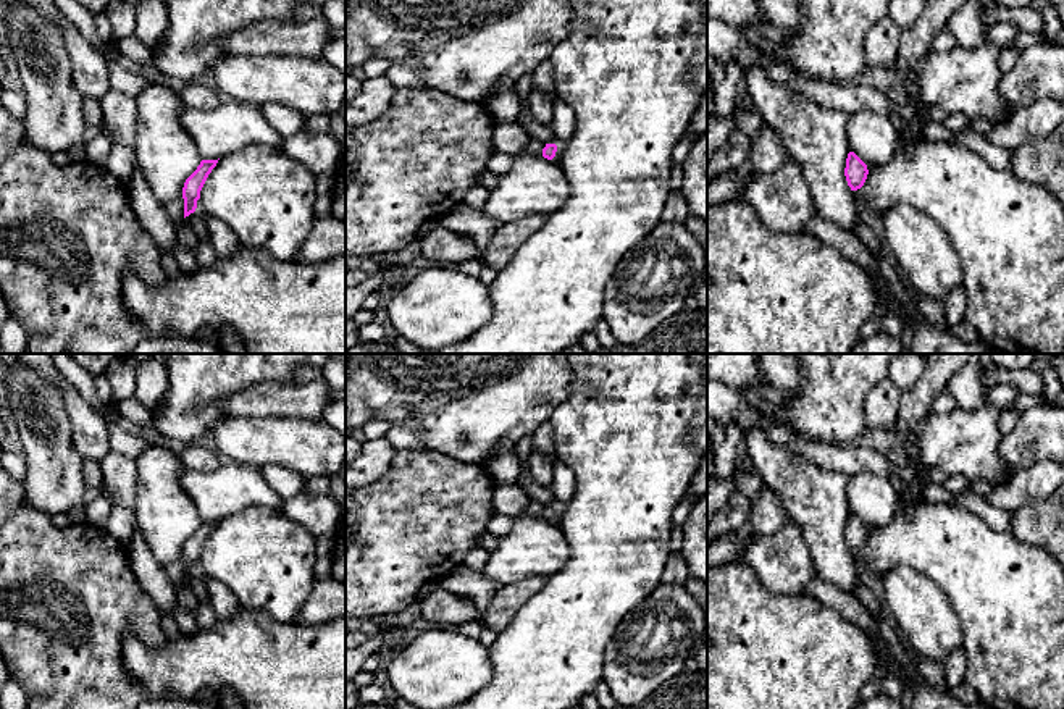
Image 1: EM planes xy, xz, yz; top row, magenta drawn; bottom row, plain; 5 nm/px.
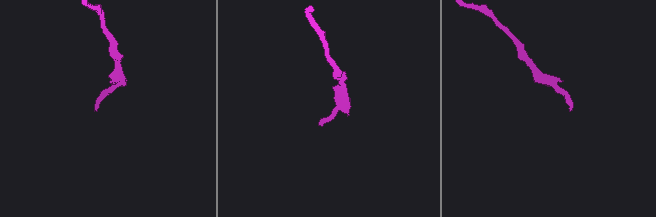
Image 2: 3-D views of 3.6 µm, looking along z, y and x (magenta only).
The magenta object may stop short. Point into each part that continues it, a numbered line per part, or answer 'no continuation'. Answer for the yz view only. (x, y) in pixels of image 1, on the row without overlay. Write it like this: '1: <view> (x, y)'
no continuation

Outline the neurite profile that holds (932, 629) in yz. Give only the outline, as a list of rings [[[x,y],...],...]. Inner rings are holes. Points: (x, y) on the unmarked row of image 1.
[[[896,565],[882,581],[885,601],[917,659],[945,662],[964,644],[957,614],[925,575],[907,565]]]

